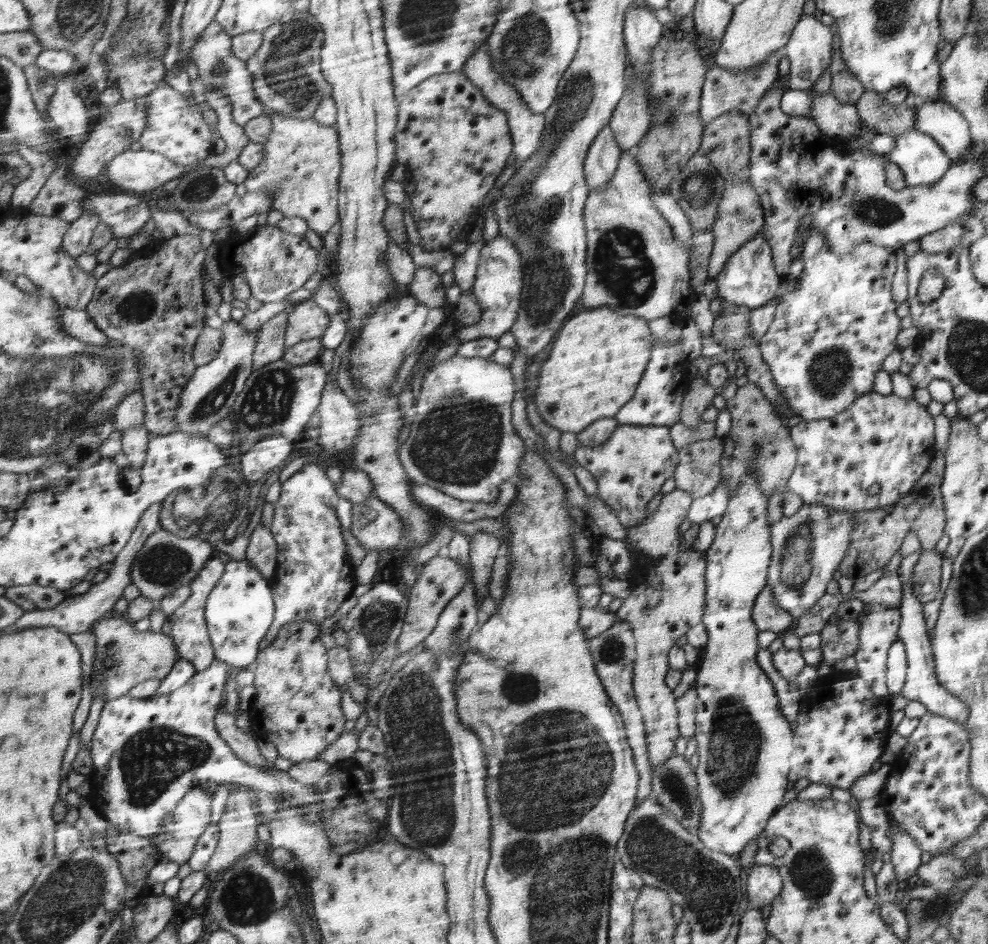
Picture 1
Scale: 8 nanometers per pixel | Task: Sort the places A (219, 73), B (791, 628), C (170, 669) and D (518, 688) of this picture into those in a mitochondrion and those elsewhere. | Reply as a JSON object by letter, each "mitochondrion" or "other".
{"A":"mitochondrion","B":"other","C":"other","D":"mitochondrion"}

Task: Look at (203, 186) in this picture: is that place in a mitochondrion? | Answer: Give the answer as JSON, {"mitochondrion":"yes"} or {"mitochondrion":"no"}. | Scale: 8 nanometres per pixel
{"mitochondrion":"yes"}

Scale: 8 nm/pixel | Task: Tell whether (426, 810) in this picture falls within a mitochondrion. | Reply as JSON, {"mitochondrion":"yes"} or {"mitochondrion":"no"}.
{"mitochondrion":"yes"}

